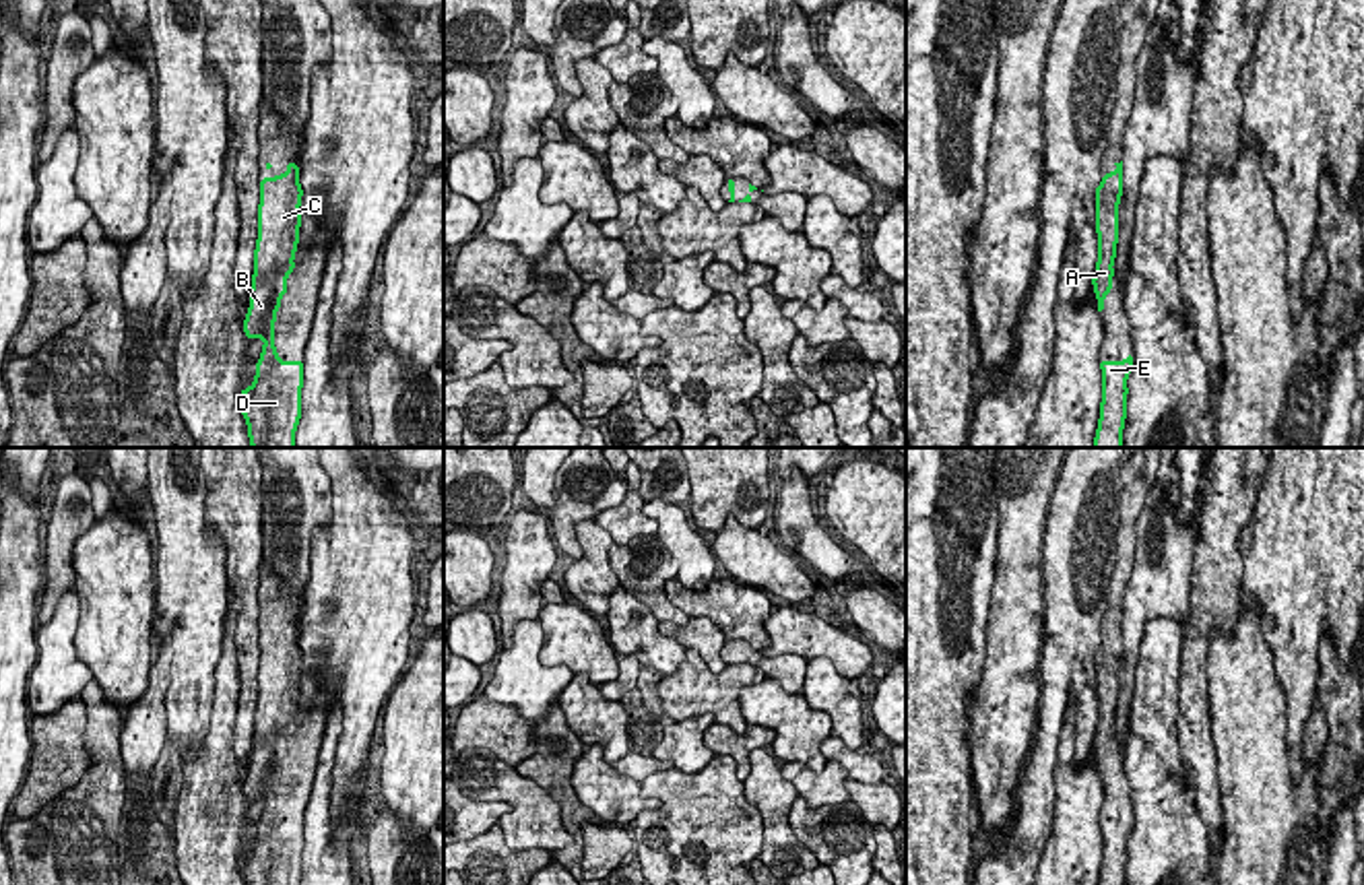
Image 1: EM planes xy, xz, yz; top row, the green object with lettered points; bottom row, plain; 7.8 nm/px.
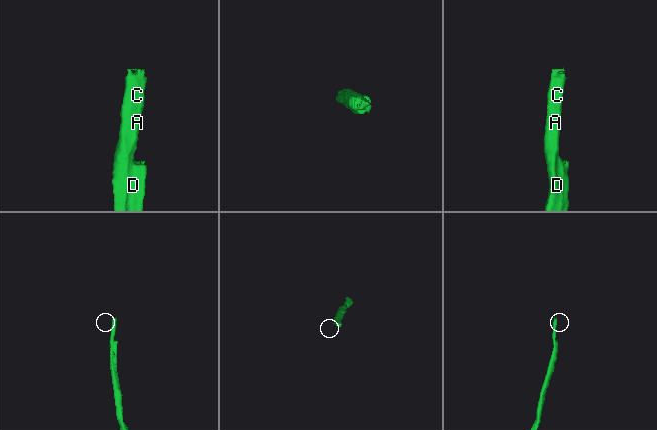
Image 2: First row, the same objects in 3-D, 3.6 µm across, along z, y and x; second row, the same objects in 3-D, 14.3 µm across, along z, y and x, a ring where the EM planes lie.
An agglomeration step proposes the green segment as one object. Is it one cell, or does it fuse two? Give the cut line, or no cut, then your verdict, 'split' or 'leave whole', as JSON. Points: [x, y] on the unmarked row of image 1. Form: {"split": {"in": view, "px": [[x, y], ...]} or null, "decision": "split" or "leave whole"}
{"split": null, "decision": "leave whole"}

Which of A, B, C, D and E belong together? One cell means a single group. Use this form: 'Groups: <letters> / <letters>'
Groups: A B C D E

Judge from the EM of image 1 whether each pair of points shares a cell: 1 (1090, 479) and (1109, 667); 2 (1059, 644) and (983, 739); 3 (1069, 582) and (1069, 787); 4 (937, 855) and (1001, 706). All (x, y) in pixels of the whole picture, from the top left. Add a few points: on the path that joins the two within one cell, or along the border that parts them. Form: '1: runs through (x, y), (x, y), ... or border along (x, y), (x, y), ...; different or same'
1: border along (1115, 566), (1102, 621), (1102, 642), (1094, 661); different
2: border along (1045, 605), (1041, 652); different
3: border along (1072, 692), (1057, 747); different
4: border along (970, 720), (968, 770); different

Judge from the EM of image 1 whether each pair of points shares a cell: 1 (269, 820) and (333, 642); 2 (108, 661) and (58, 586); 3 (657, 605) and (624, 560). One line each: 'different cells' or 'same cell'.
1: different cells
2: different cells
3: same cell

